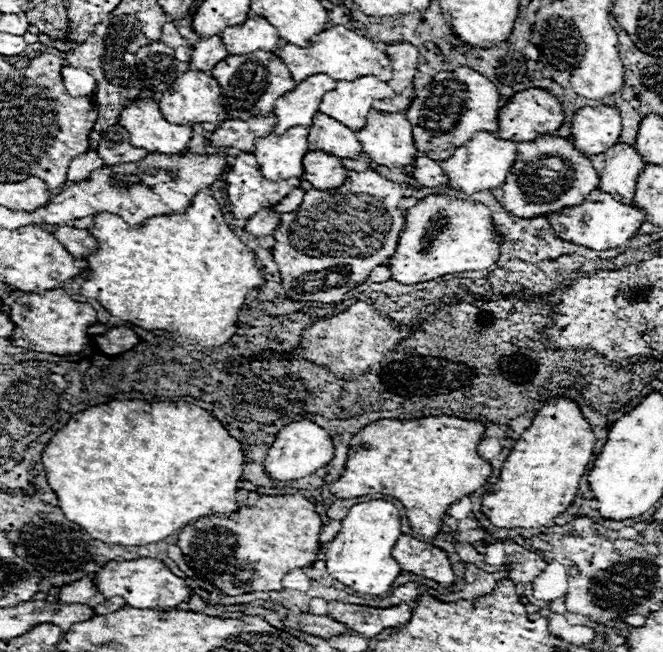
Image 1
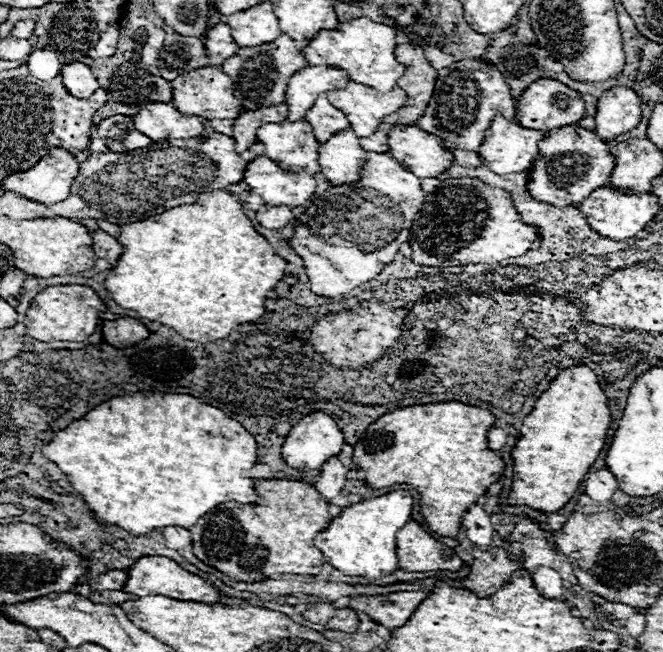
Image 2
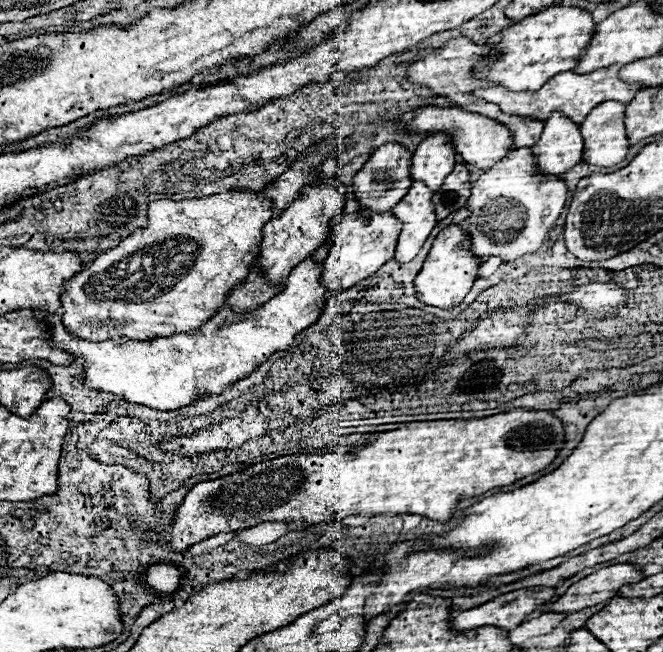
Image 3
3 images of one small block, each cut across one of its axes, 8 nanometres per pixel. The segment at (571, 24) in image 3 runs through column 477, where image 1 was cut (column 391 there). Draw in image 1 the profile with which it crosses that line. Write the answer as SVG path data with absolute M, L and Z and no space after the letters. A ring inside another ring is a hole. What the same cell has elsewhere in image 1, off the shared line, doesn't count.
M334 26L324 30L320 36L314 36L310 46L300 48L294 44L286 44L276 50L276 56L286 64L294 82L302 82L312 74L328 74L332 80L358 80L360 76L376 76L378 80L388 82L392 76L392 64L388 56L374 46L372 40L358 36L352 30L342 26Z

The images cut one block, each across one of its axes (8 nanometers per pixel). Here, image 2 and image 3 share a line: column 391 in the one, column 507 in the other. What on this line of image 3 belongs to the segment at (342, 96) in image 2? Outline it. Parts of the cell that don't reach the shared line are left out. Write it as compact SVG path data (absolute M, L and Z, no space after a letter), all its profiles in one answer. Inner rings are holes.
M600 68L588 74L574 74L574 72L560 72L552 76L538 92L508 92L506 88L492 86L492 88L476 88L474 96L482 98L490 104L498 104L502 112L514 114L514 116L526 116L532 120L546 120L552 112L564 112L572 122L580 124L592 108L606 100L616 100L616 102L630 102L638 92L638 84L622 84L618 80L618 68Z

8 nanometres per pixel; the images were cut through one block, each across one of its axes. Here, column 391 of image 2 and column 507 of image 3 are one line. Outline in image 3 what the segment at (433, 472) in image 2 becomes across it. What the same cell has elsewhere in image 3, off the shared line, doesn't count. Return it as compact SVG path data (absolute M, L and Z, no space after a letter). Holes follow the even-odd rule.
M510 410L504 414L478 420L426 420L410 422L392 432L378 432L368 444L358 446L358 452L330 452L330 454L290 454L262 464L248 466L234 474L204 480L194 484L168 528L170 548L184 552L196 542L224 532L238 532L264 522L304 522L320 524L358 514L420 514L430 520L444 522L452 516L460 498L472 498L490 488L508 486L520 478L536 474L552 464L558 448L564 442L562 422L544 410Z

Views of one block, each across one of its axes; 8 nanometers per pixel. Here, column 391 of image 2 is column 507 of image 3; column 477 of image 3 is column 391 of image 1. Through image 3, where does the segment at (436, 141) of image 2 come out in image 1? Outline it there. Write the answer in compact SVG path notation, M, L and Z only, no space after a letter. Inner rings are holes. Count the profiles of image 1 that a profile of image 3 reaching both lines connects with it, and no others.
M370 110L366 126L356 132L364 154L380 166L410 166L416 160L412 128L406 116Z

